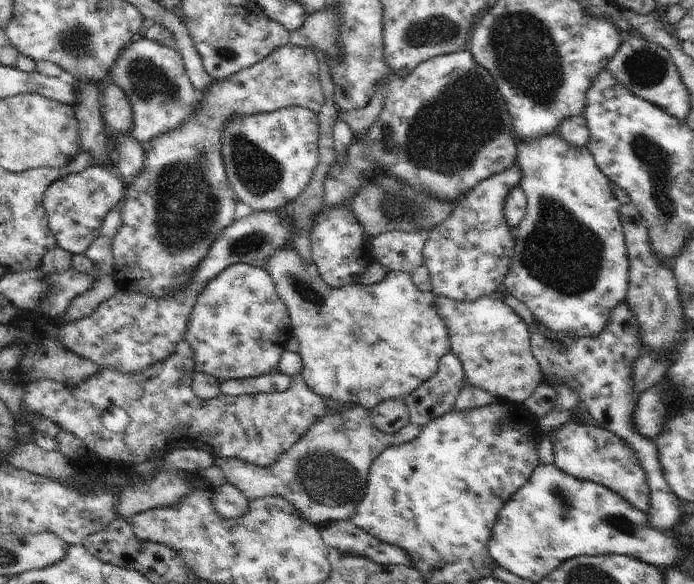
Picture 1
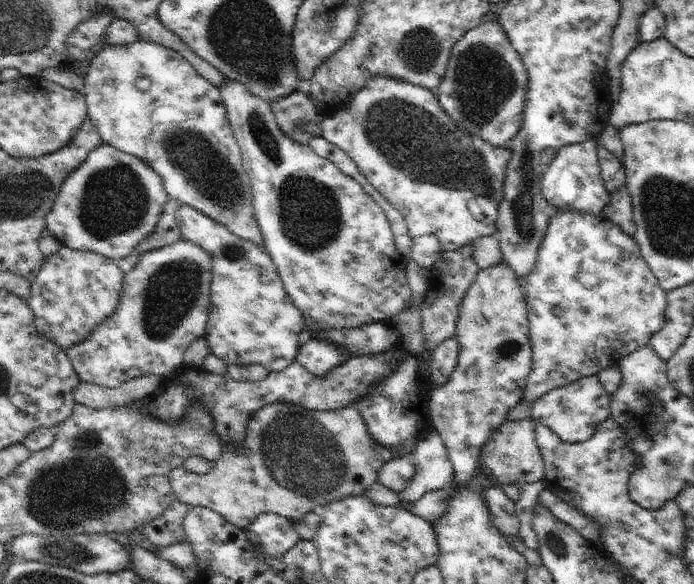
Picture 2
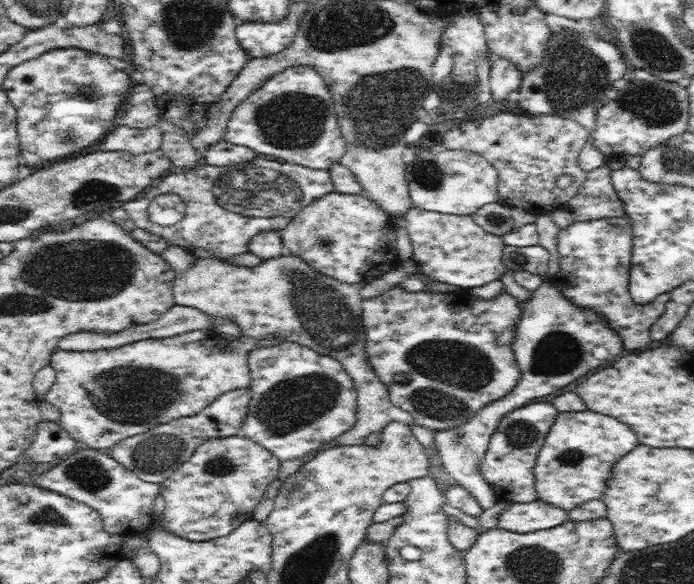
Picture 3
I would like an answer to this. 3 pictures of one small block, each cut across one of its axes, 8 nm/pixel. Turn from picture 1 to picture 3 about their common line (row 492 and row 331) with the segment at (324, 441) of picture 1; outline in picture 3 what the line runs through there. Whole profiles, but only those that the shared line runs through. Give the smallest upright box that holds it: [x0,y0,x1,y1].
[173,252,415,480]

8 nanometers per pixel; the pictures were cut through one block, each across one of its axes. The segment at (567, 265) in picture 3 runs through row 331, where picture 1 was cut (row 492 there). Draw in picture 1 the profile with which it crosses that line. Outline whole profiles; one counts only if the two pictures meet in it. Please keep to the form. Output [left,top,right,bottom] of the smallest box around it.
[550,421,651,513]

